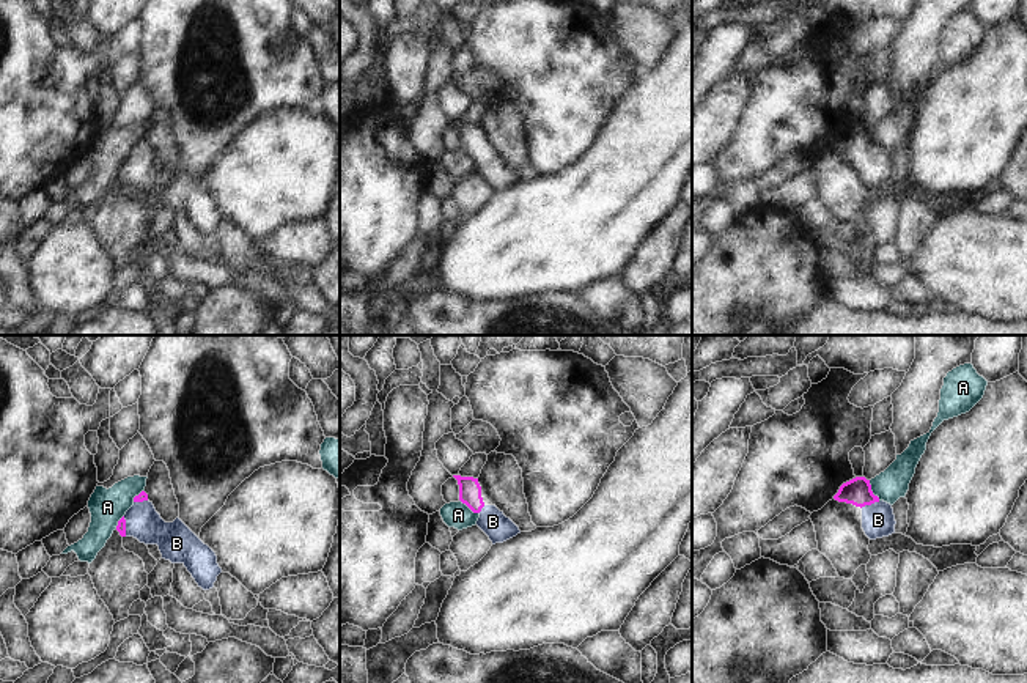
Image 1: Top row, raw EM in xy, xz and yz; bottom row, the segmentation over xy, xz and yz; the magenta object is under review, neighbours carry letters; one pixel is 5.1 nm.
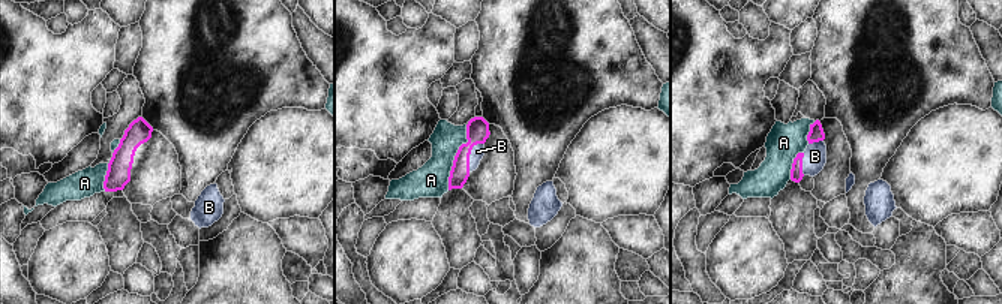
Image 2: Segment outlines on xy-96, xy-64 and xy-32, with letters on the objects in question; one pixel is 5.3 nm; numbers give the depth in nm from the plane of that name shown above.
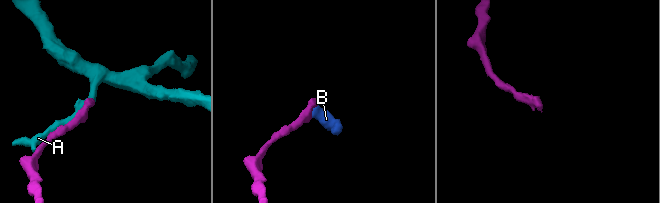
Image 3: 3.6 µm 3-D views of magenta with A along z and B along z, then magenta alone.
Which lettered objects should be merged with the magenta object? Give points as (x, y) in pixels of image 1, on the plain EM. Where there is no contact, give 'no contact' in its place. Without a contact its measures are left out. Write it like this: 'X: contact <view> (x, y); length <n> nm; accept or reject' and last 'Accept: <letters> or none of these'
A: contact yz (870, 137); length 120 nm; reject
B: contact yz (870, 151); length 110 nm; accept
Accept: B

